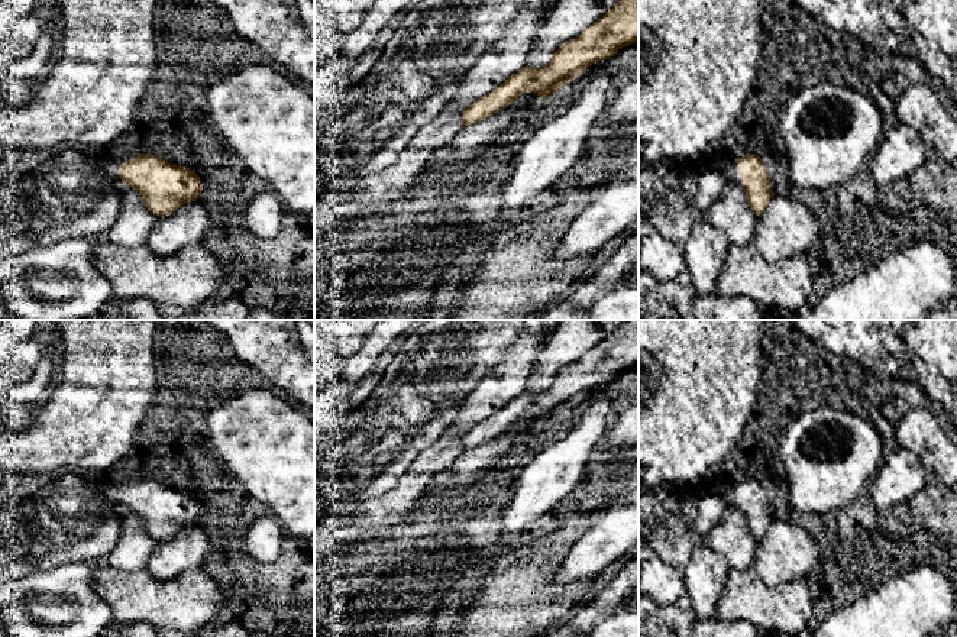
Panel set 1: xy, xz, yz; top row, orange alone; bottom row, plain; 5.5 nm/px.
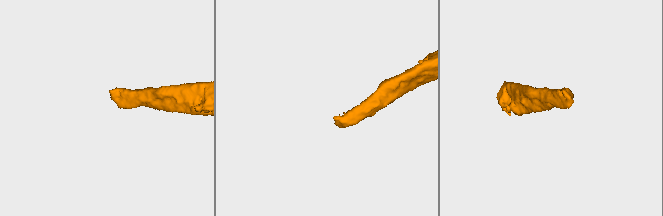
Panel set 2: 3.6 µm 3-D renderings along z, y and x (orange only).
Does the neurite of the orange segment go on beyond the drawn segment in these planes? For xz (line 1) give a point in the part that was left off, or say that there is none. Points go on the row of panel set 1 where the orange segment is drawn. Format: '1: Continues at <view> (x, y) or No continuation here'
1: No continuation here

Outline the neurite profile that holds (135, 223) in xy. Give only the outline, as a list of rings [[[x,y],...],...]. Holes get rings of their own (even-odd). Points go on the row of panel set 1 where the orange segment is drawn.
[[[122,185],[120,200],[120,216],[106,233],[106,242],[127,248],[145,246],[161,217],[148,210],[136,188]]]

